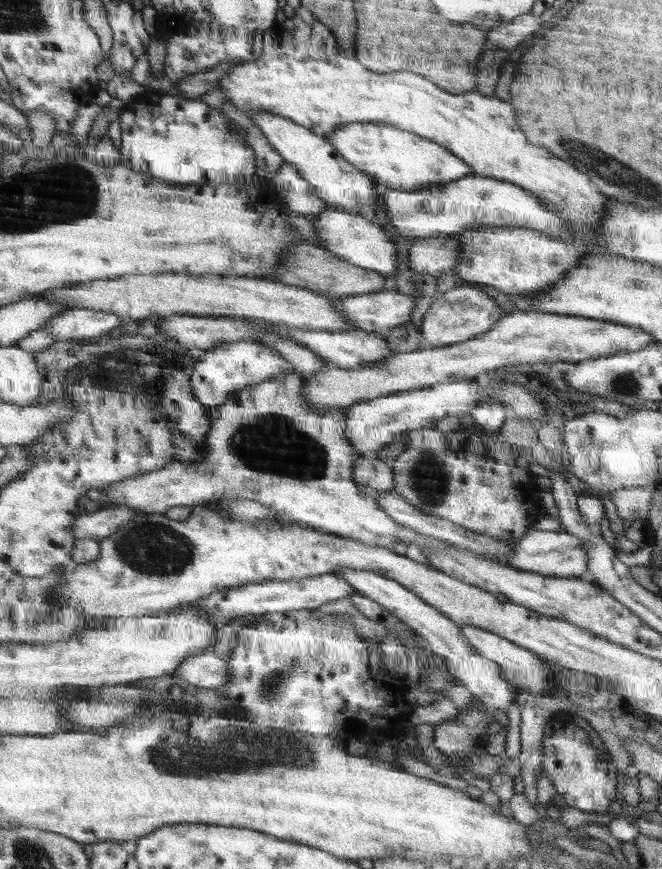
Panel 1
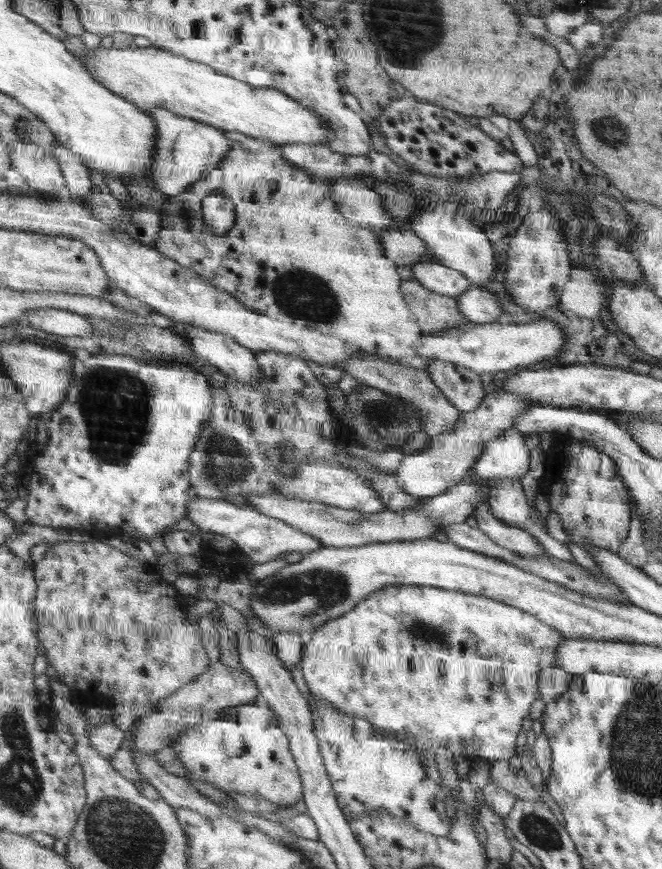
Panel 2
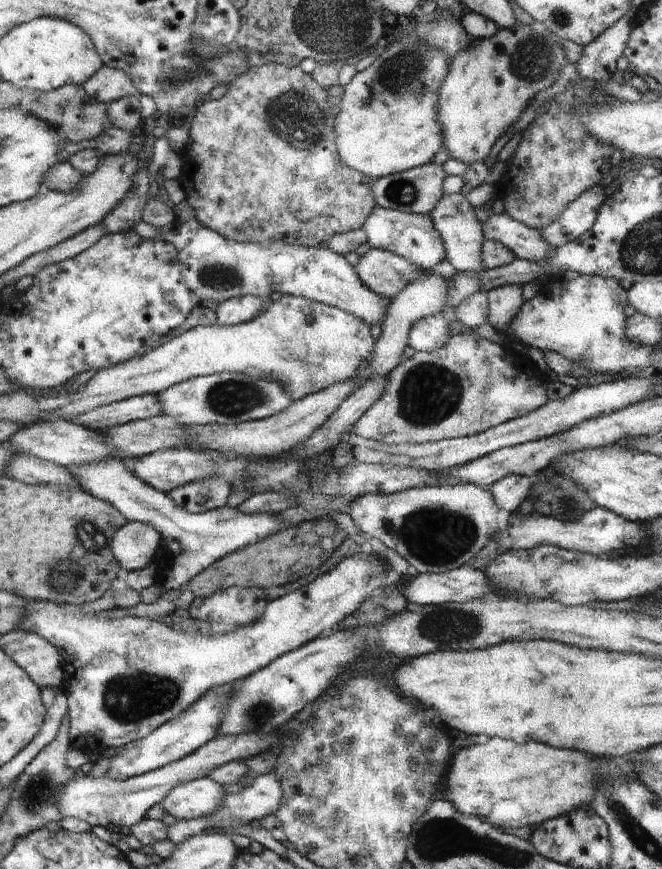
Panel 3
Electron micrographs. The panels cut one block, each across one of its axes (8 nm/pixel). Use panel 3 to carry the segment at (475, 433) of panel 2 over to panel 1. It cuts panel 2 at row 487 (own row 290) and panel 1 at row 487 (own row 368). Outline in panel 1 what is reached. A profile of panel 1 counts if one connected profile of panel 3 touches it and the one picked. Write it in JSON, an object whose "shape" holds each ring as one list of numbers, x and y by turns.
{"shape":[[366,455,355,460,354,479,356,485,365,486,373,492,394,490,393,468,374,455]]}

